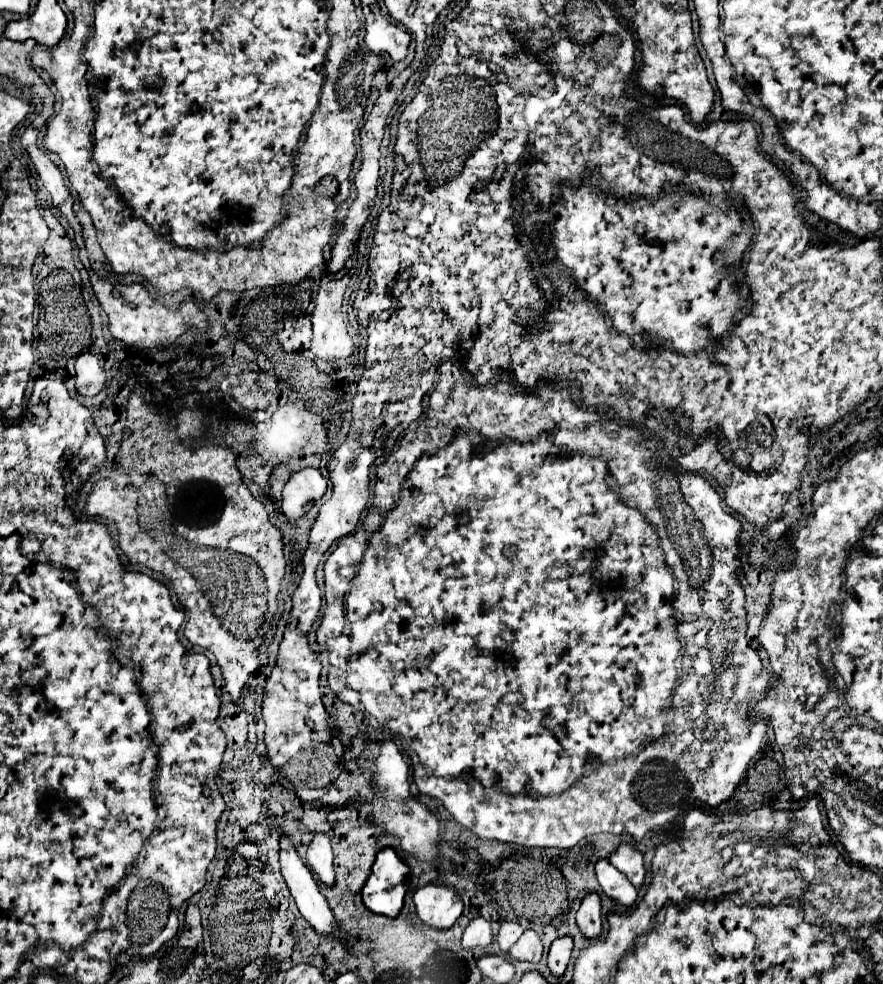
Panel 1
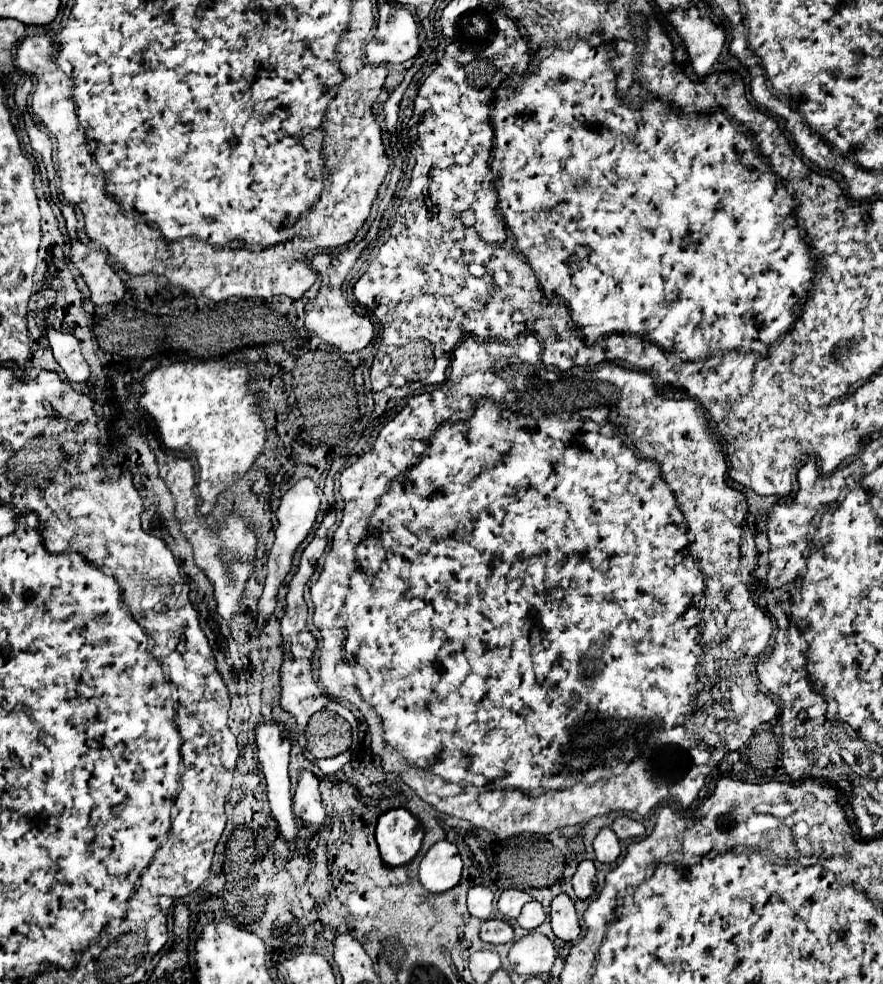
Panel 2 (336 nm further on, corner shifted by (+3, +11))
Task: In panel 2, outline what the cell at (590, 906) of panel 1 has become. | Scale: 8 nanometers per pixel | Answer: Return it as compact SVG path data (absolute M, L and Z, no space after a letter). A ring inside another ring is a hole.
M581 861L573 875L573 889L579 899L587 899L595 893L595 865L593 861Z

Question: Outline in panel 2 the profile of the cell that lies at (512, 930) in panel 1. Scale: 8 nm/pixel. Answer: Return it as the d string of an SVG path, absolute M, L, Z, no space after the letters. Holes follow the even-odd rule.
M505 889L499 897L499 911L507 917L507 919L515 919L519 913L521 913L521 907L525 903L529 903L533 897L525 891L519 891L519 889Z

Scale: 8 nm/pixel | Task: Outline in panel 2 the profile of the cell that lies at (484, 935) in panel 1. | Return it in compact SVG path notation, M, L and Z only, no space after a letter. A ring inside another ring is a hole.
M485 885L471 887L469 895L467 895L467 907L473 917L489 919L491 909L493 909L493 891Z

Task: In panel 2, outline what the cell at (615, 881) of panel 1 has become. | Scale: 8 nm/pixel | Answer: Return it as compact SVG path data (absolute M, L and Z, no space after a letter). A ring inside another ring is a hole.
M609 827L599 831L599 835L593 841L593 847L595 847L595 853L597 853L597 861L601 861L601 863L613 863L621 853L619 839Z

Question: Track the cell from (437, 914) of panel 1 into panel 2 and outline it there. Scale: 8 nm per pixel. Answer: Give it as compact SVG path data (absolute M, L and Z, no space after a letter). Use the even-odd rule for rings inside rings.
M437 841L421 859L419 881L431 893L443 893L453 889L461 879L461 857L453 843Z

